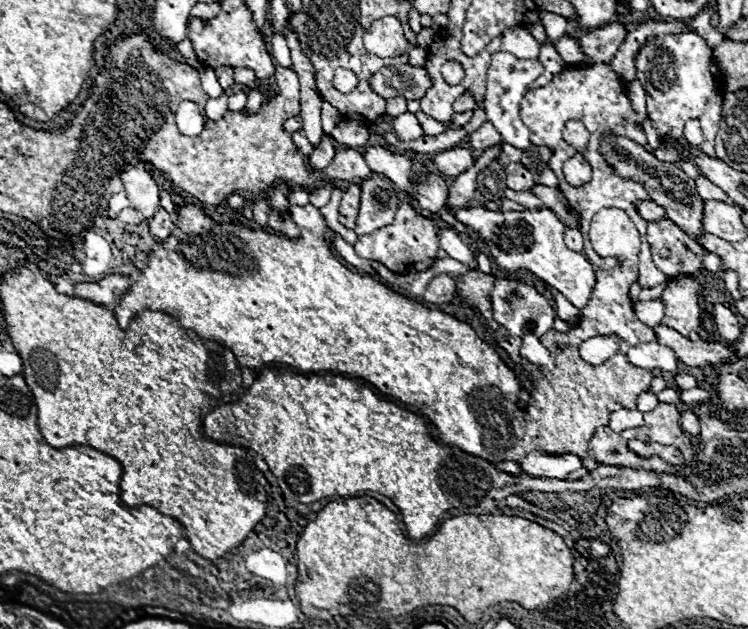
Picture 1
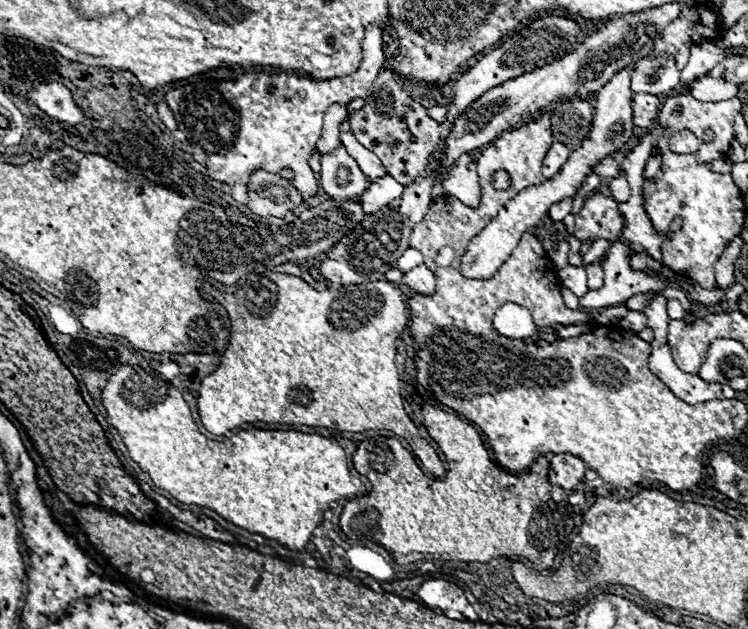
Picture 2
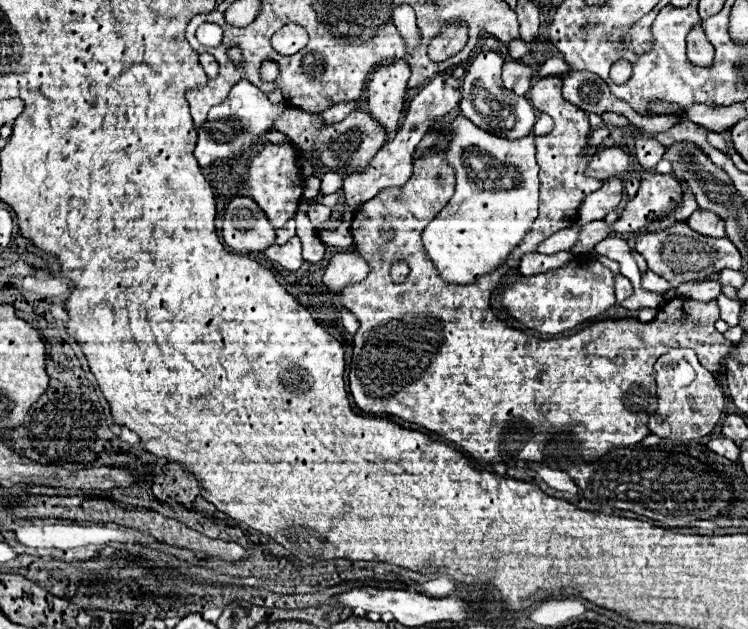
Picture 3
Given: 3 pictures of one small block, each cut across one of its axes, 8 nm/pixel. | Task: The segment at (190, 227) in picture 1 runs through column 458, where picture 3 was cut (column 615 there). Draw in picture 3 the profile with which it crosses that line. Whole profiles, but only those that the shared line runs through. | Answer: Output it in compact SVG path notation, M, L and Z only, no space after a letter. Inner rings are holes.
M434 152L434 154L426 154L420 158L412 160L414 164L414 174L410 176L410 180L406 182L406 186L402 188L402 192L398 192L400 196L382 196L382 198L396 198L396 200L370 200L366 204L362 204L354 218L352 218L352 236L354 236L354 246L360 250L360 254L364 254L366 260L370 260L372 272L364 282L358 284L350 284L342 290L342 306L346 310L350 310L356 320L360 322L360 330L356 332L356 342L354 342L354 350L352 350L352 362L350 362L350 394L354 398L354 404L362 410L362 412L372 412L372 414L392 414L400 418L400 406L406 406L408 410L412 410L410 420L412 424L418 424L426 430L430 430L436 436L442 436L454 444L458 444L458 448L468 454L476 466L492 466L496 462L500 464L530 464L530 462L550 462L554 460L552 452L554 446L558 442L566 442L570 452L576 456L576 462L592 462L598 460L600 456L604 456L606 452L610 452L612 448L628 448L634 446L638 442L642 442L650 432L646 428L646 416L650 416L650 412L654 412L656 408L656 384L654 384L654 362L658 360L658 356L666 354L670 348L694 348L700 350L700 364L708 366L710 372L718 372L722 368L722 362L726 358L726 352L732 350L732 342L726 340L716 328L714 322L720 318L718 312L718 304L710 302L710 304L702 304L702 302L694 302L694 300L682 300L682 298L674 298L670 302L666 302L660 310L658 316L650 322L650 324L638 324L636 320L604 320L597 321L596 324L576 332L574 336L568 338L558 338L558 340L538 340L538 338L530 338L528 334L514 330L510 326L506 326L504 322L500 322L498 318L492 316L490 310L490 300L486 300L486 276L478 278L476 282L470 284L452 284L444 278L440 278L436 266L432 264L430 256L424 250L422 244L422 232L428 226L430 220L434 220L438 216L438 212L448 204L448 200L454 194L454 184L456 184L456 174L454 168L444 160L444 154ZM380 224L392 224L394 226L394 240L392 242L384 242L380 238ZM394 258L402 258L408 262L410 266L410 274L406 276L404 284L392 284L390 280L390 264Z

